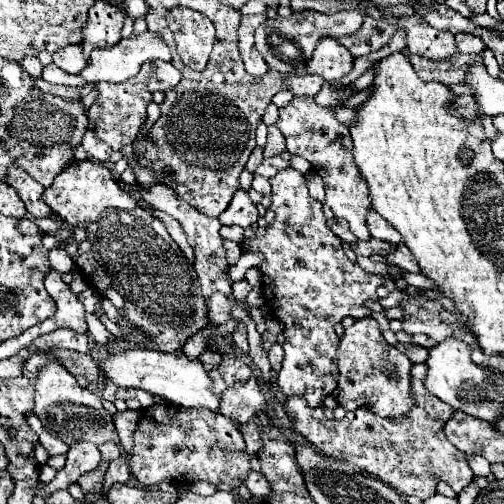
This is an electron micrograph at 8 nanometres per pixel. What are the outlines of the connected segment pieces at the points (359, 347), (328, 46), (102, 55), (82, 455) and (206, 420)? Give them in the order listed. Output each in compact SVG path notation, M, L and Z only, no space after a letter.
M360 318L350 328L346 328L340 348L338 348L338 404L347 412L356 406L366 406L382 418L398 418L398 414L408 414L416 400L412 396L412 362L396 346L388 344L374 318Z
M322 40L314 52L314 56L306 64L306 72L312 76L320 76L326 82L334 82L344 78L352 70L352 54L336 40Z
M146 30L142 34L132 34L130 38L122 38L118 44L114 44L112 48L104 48L104 50L92 50L90 54L90 62L88 66L80 72L80 76L86 80L86 82L124 82L132 76L138 74L140 66L148 60L170 60L170 48L168 44L154 32Z
M92 442L72 444L68 454L66 454L66 466L62 470L58 470L56 478L50 484L46 484L46 492L66 490L82 474L92 472L94 468L98 468L100 462L102 462L102 454Z
M154 404L142 410L134 434L134 448L130 458L130 472L140 486L170 484L226 484L238 488L242 478L250 472L244 438L238 426L222 414L206 410L182 410L170 404Z

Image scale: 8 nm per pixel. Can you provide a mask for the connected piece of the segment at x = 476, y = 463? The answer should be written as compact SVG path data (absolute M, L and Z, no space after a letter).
M472 454L472 456L466 458L466 462L468 462L468 466L472 468L474 476L488 476L488 474L490 474L490 462L488 462L484 456Z

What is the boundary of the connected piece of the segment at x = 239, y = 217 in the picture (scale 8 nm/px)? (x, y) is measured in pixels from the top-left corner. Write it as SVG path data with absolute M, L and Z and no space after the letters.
M238 188L236 194L232 196L228 208L218 216L218 220L224 224L224 226L242 226L242 228L248 228L252 224L256 224L258 220L258 210L254 206L254 202L250 200L250 196L246 194L246 190Z

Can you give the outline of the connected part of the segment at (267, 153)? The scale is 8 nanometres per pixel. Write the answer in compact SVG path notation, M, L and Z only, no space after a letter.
M268 126L268 142L264 146L264 158L282 154L284 150L286 150L286 144L284 144L282 132L276 126Z

